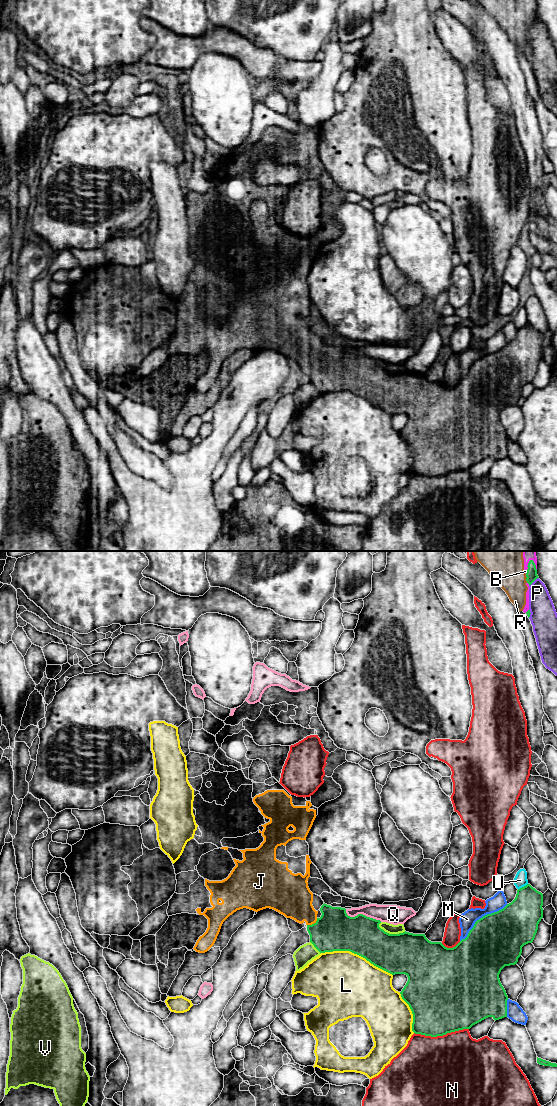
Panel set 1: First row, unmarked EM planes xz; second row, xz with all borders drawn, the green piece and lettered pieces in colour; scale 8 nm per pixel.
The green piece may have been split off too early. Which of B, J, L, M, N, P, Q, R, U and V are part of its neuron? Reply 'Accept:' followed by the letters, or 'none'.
Accept: B, J, R

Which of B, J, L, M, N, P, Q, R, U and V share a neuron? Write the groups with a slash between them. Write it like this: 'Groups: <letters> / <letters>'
Groups: B J R / L / M / N / P / Q / U / V

